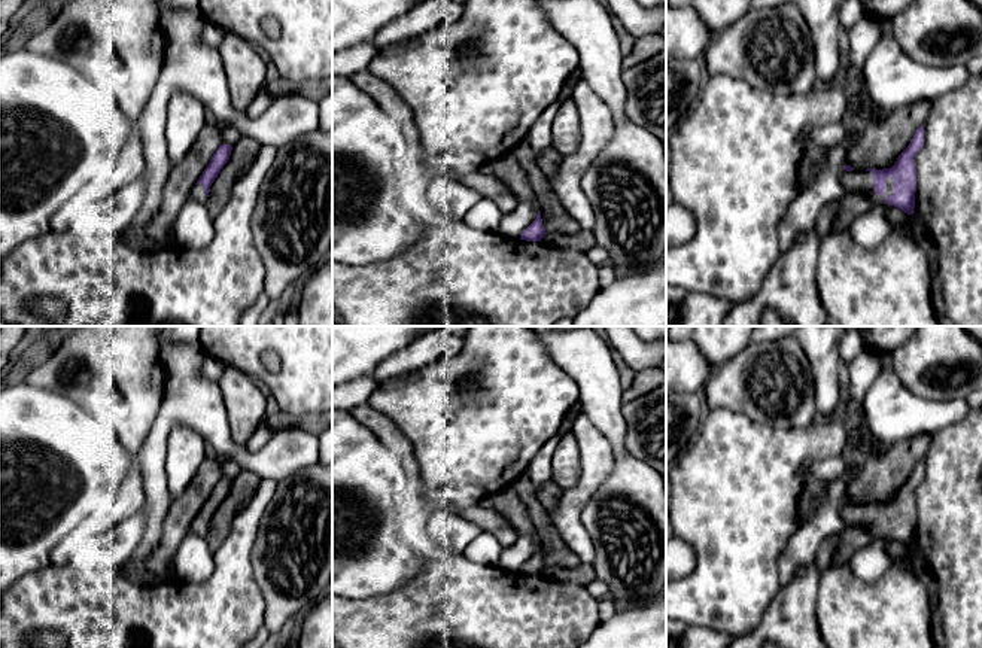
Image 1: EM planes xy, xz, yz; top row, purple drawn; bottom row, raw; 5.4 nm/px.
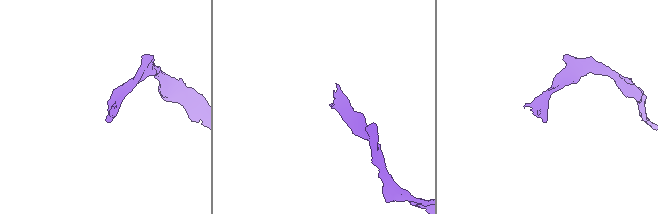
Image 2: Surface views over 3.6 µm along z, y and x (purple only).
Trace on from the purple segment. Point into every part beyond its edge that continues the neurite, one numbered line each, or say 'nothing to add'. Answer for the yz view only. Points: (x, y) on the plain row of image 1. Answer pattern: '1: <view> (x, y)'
1: yz (857, 514)

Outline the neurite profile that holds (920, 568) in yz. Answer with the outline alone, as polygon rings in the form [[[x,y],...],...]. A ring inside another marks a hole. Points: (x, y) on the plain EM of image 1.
[[[894,539],[891,541],[888,551],[894,560],[902,557],[909,560],[912,574],[925,585],[928,591],[930,609],[936,608],[939,600],[939,585],[925,557],[918,550],[907,548]]]

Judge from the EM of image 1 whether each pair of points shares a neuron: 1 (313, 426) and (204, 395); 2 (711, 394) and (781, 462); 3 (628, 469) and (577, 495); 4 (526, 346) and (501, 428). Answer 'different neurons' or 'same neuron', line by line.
1: different neurons
2: different neurons
3: different neurons
4: same neuron

